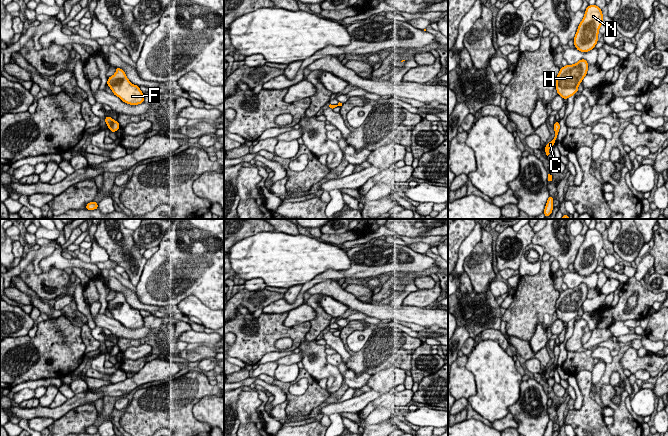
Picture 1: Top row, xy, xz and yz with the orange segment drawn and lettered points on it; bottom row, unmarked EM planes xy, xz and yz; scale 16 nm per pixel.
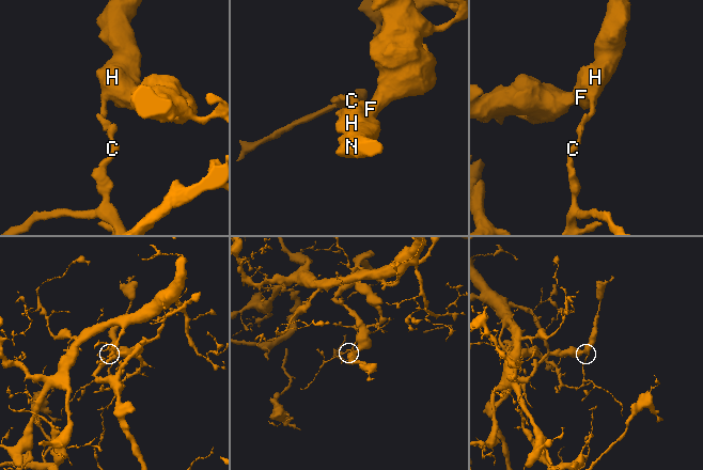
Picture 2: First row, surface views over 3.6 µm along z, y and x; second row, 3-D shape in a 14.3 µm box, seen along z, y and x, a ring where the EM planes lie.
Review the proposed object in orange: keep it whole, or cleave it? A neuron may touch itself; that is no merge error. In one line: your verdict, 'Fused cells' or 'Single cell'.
Fused cells

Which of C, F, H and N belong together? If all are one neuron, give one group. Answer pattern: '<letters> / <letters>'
C / F H N

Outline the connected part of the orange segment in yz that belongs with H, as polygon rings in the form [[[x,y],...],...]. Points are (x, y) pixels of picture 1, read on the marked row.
[[[585,59],[579,60],[577,63],[560,68],[556,77],[557,94],[563,99],[575,95],[578,87],[584,77],[587,75],[589,64]]]

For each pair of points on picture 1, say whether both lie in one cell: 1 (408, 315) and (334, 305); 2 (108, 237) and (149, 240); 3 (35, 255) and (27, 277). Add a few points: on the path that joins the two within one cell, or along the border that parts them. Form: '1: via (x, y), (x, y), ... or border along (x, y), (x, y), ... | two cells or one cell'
1: border along (326, 296), (331, 296), (349, 308) | two cells
2: border along (133, 231), (133, 241), (139, 250) | two cells
3: border along (41, 272), (36, 273), (30, 263), (18, 275) | two cells

